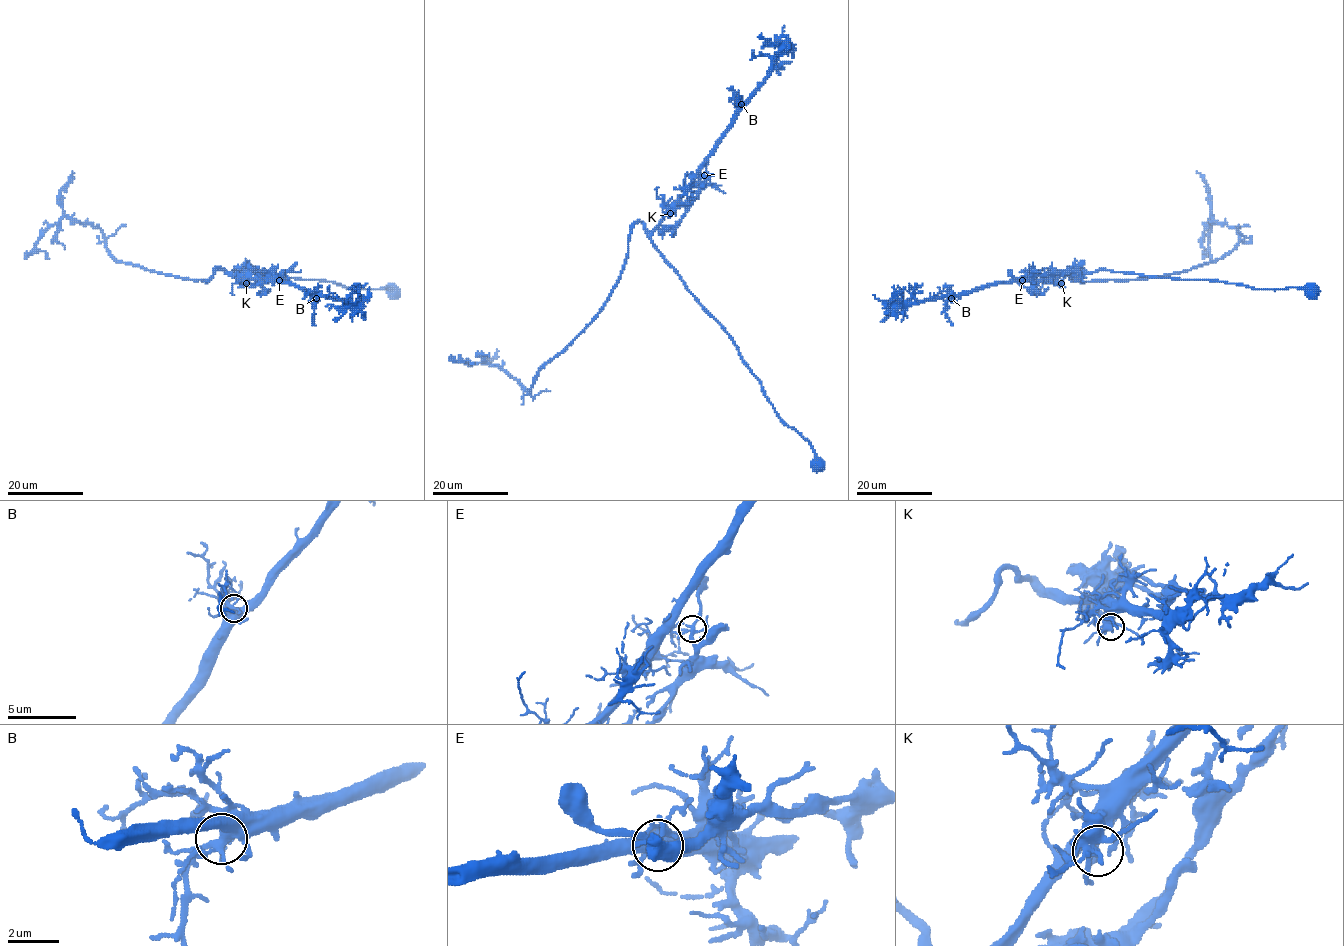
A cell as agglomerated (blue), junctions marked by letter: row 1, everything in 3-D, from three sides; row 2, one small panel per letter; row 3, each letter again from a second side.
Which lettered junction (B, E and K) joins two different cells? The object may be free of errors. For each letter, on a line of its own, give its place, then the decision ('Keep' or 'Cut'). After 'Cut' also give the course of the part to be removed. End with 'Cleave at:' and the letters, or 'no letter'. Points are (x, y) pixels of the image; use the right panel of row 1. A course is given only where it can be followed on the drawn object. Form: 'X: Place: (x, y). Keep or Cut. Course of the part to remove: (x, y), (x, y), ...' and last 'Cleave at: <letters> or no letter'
B: Place: (951, 298). Keep
E: Place: (1022, 280). Cut. Course of the part to remove: (1023, 280), (1062, 271), (1074, 271), (1086, 277)
K: Place: (1061, 283). Keep
Cleave at: E

